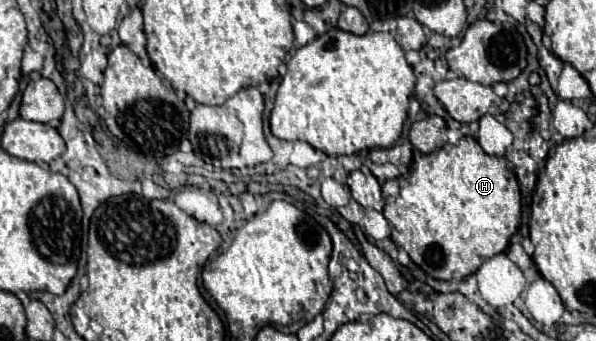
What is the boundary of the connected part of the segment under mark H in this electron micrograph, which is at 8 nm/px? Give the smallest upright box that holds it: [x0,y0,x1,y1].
[382,136,521,280]

